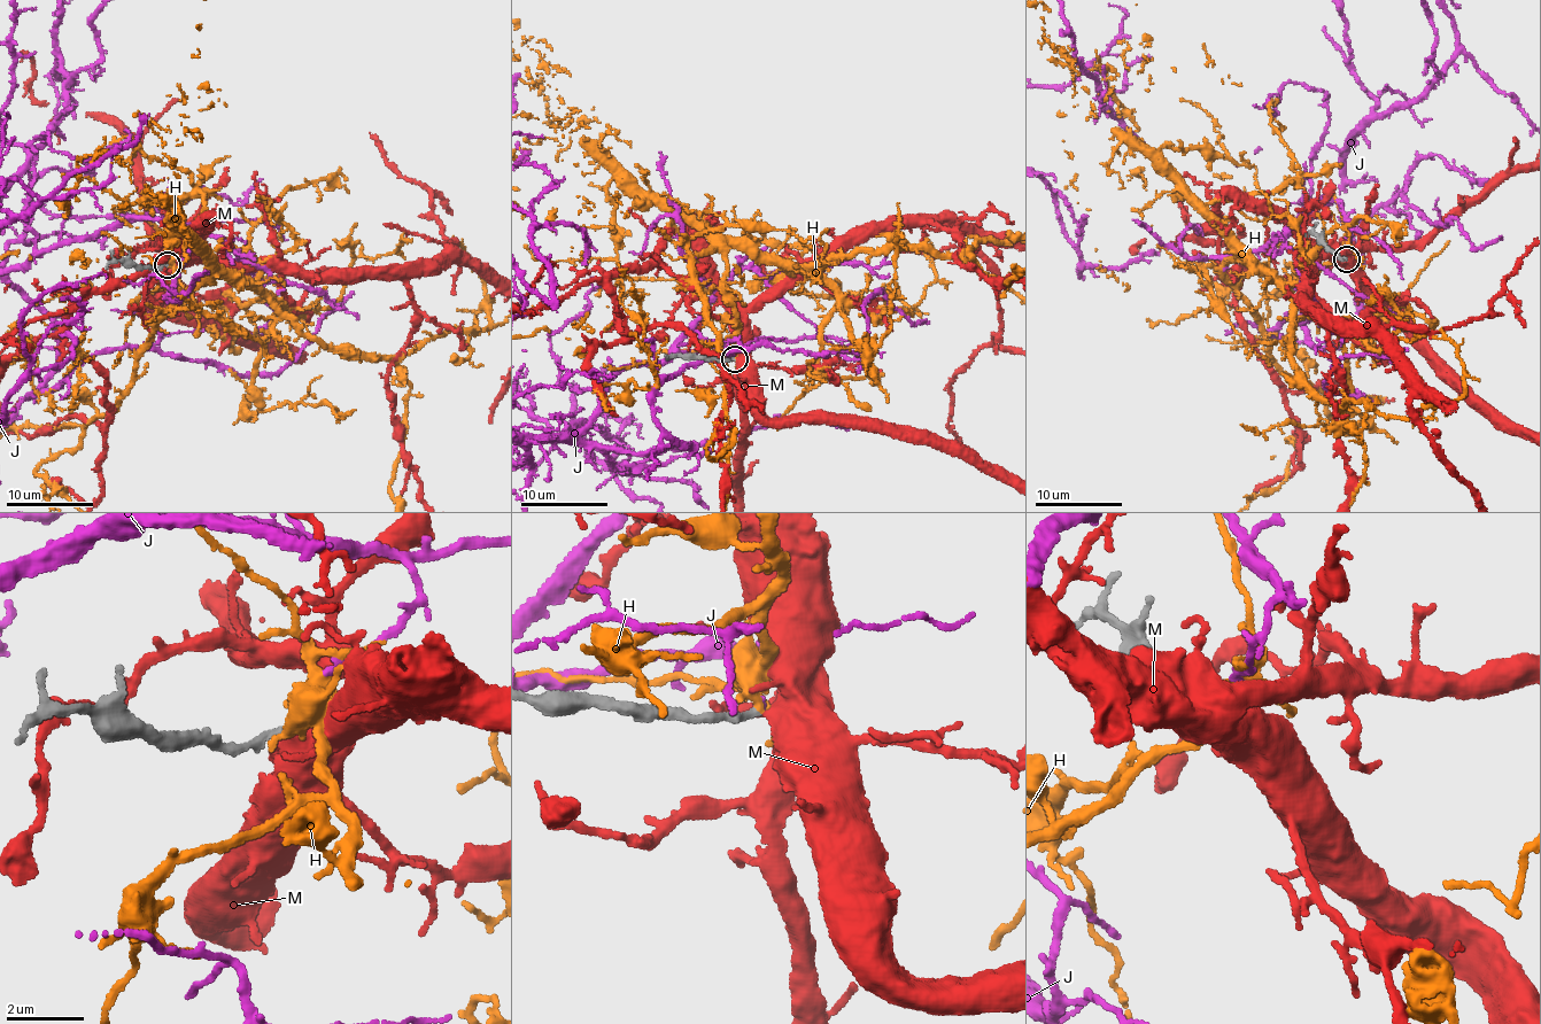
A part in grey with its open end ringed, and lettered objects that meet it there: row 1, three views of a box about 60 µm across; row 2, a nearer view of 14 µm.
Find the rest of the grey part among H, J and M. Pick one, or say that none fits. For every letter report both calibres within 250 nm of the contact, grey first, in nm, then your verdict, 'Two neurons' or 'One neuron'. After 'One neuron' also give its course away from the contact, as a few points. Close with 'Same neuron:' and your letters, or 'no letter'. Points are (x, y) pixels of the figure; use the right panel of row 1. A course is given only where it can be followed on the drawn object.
H: Thickness 220 nm (grey) against 480 nm. Two neurons
J: Thickness 220 nm (grey) against 180 nm. Two neurons
M: Thickness 220 nm (grey) against 600 nm. One neuron
Same neuron: M

